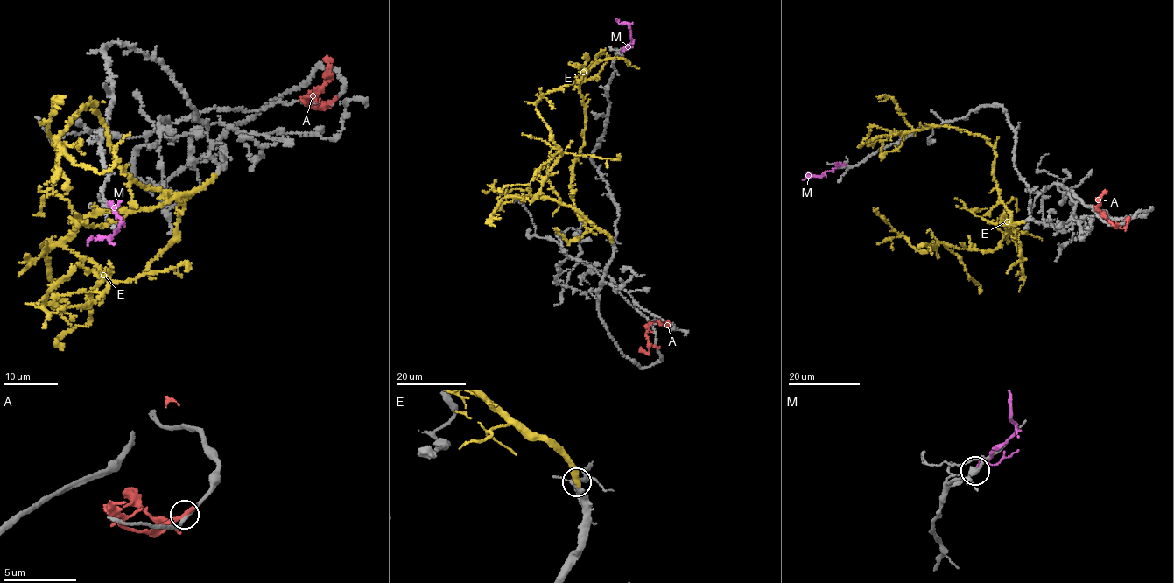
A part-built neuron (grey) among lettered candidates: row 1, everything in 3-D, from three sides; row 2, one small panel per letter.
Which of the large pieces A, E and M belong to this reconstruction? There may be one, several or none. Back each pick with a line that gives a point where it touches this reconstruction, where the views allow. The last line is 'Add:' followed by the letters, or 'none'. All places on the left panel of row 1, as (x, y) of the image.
E: (214, 175)
Add: E

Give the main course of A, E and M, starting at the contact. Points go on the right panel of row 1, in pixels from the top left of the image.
A: (1117, 225), (1112, 224), (1096, 207), (1105, 190)
E: (1022, 221), (1002, 224), (1001, 217), (1008, 231), (994, 249), (942, 242), (927, 251), (917, 250), (873, 208)
M: (843, 165), (821, 177), (807, 175), (809, 173), (807, 176)

